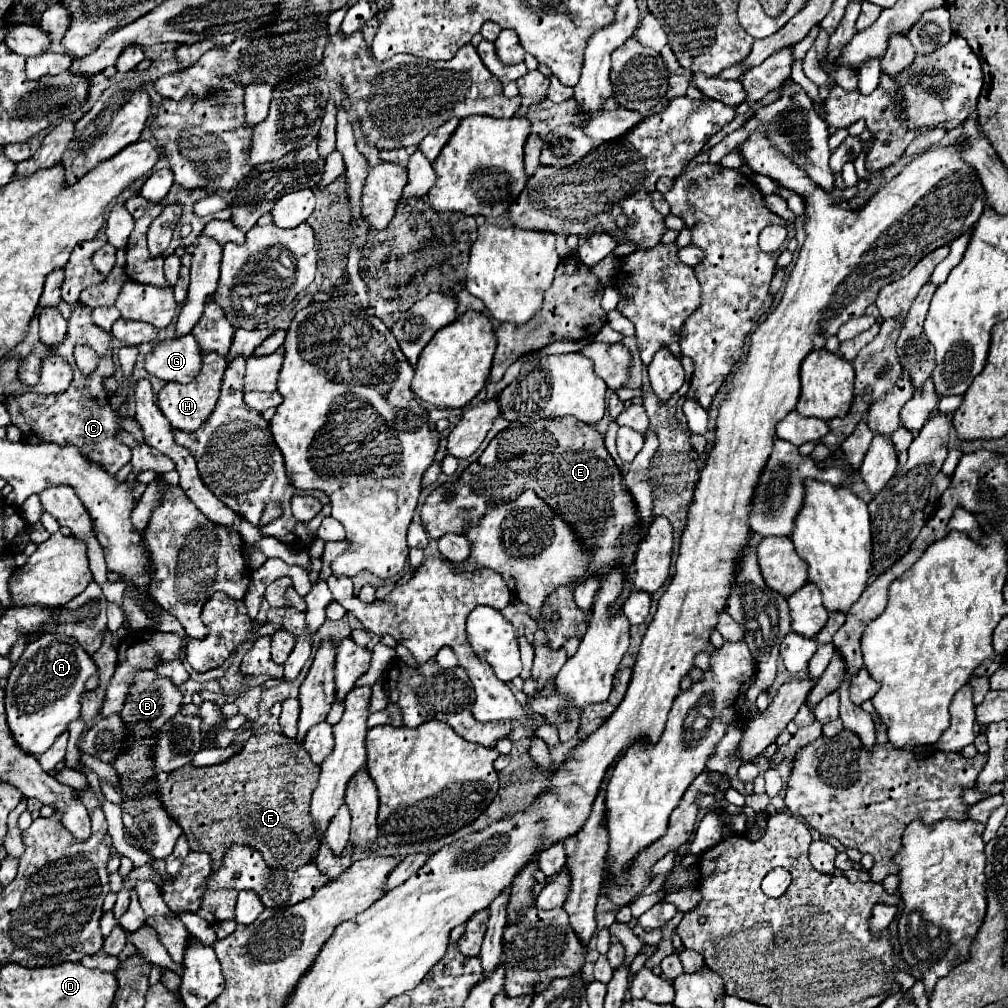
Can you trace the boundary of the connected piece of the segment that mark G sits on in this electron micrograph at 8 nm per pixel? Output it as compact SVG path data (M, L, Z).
M187 334L153 346L145 356L145 370L165 382L189 384L199 374L201 358L197 340Z

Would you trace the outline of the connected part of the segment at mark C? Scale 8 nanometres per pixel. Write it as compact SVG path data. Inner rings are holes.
M79 306L71 312L67 336L57 346L39 344L59 356L65 356L69 364L73 366L73 382L71 386L61 394L26 393L18 396L3 396L3 402L9 411L11 424L17 426L23 432L23 442L59 442L59 444L73 444L77 446L85 456L89 456L93 462L101 464L109 474L117 474L121 466L125 466L131 460L131 450L123 442L117 440L117 432L123 428L117 420L115 410L109 406L109 396L105 392L105 378L113 376L115 362L113 362L113 346L111 346L111 334L101 330L91 320L91 308ZM65 342L75 342L91 346L99 354L99 366L91 374L83 374L73 360L73 346L67 346Z

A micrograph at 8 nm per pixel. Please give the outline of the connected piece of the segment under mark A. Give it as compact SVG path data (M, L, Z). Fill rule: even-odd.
M43 634L25 648L5 686L7 726L23 752L33 756L43 754L67 730L67 724L79 718L79 696L85 690L85 680L95 672L93 658L73 638L65 638L65 634Z

